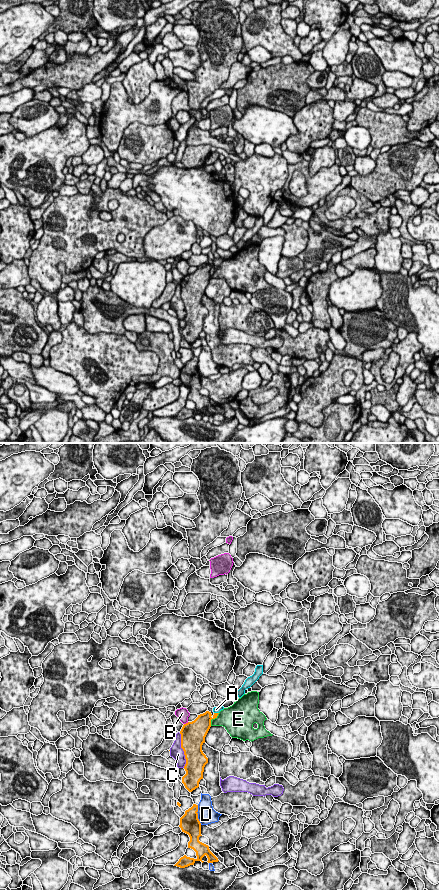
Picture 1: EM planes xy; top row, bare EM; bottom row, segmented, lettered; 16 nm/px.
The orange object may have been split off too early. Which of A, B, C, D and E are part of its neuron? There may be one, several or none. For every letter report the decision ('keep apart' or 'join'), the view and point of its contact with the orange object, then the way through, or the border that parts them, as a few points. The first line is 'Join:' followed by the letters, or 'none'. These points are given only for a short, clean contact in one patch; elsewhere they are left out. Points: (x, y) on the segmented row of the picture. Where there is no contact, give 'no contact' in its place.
Join: A
A: join; contact xy (216, 713); way xy (203, 721), (212, 718), (216, 713), (216, 709)
B: keep apart; contact xy (186, 723)
C: keep apart; contact xy (183, 750)
D: keep apart; contact xy (197, 815)
E: keep apart; contact xy (212, 718)

